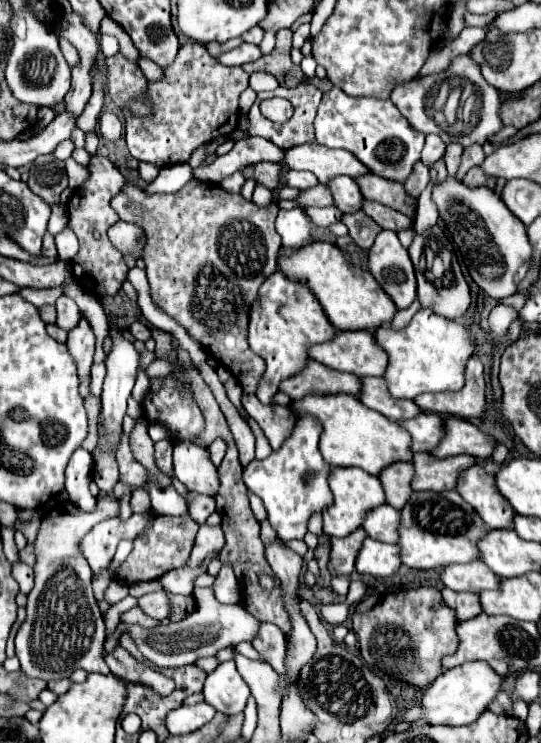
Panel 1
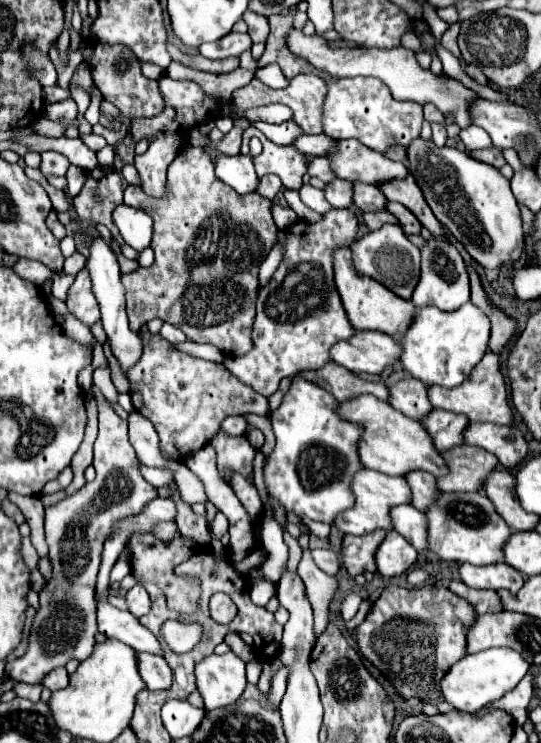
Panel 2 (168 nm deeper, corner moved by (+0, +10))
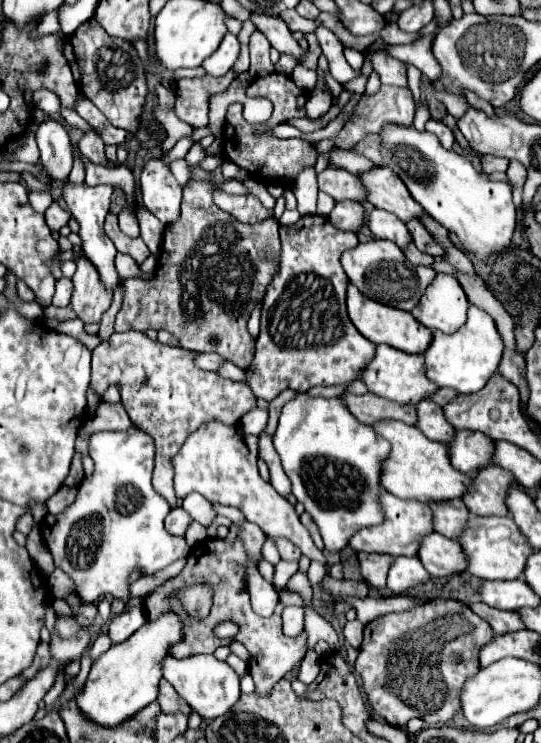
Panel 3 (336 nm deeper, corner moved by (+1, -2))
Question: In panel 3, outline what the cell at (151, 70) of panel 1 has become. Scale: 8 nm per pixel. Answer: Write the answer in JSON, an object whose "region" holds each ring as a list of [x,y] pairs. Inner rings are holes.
{"region":[[[253,32],[251,36],[251,42],[249,42],[249,50],[251,50],[251,68],[249,68],[249,74],[253,78],[259,78],[259,76],[267,76],[269,72],[273,72],[273,62],[269,60],[269,48],[271,44],[267,42],[267,38],[261,34],[261,32]]]}

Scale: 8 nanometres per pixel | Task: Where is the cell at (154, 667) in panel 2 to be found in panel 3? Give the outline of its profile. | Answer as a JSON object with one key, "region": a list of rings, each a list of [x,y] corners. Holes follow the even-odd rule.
{"region":[[[161,680],[159,684],[159,704],[163,712],[183,712],[183,714],[191,714],[191,708],[187,708],[187,702],[183,698],[179,698],[179,694],[175,692],[175,688],[167,682]]]}

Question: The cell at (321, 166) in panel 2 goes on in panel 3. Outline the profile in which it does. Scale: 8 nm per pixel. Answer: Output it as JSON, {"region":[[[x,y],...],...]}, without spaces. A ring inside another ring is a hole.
{"region":[[[329,166],[327,170],[319,172],[317,178],[319,178],[319,190],[329,194],[335,202],[341,202],[341,200],[363,202],[365,200],[363,182],[359,180],[359,176],[343,170],[343,168]]]}

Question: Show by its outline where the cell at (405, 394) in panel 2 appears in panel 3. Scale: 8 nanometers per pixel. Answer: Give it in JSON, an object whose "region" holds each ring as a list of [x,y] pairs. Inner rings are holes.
{"region":[[[421,400],[417,404],[419,422],[417,428],[429,438],[443,444],[451,442],[451,436],[455,436],[455,430],[451,424],[447,424],[447,418],[443,416],[443,408],[437,406],[433,400]]]}

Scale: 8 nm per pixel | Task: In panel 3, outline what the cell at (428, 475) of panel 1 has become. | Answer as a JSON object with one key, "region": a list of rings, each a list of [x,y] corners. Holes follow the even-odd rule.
{"region":[[[489,466],[475,474],[475,488],[463,496],[463,502],[467,508],[477,516],[509,516],[507,512],[507,488],[515,484],[515,476],[511,472]]]}

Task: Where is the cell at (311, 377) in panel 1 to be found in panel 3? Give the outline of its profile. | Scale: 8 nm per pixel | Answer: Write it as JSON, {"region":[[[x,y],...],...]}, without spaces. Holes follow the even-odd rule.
{"region":[[[367,392],[363,396],[343,394],[343,398],[345,398],[347,408],[351,410],[351,414],[363,424],[373,426],[375,422],[381,422],[381,420],[401,420],[405,424],[415,426],[415,420],[417,420],[415,406],[395,404],[391,400],[375,396],[371,392]]]}

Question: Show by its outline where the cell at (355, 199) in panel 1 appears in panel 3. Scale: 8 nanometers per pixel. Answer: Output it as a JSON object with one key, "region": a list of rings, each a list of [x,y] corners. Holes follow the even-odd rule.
{"region":[[[375,208],[373,212],[367,214],[367,226],[375,234],[375,238],[391,240],[401,250],[405,250],[413,242],[411,232],[407,230],[407,224],[395,216],[391,216],[391,212],[383,212],[383,210]]]}

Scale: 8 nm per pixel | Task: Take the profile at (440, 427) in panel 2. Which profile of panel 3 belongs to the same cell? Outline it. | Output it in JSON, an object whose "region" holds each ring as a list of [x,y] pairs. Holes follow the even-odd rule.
{"region":[[[457,430],[455,440],[449,444],[451,464],[457,470],[471,476],[481,468],[493,464],[493,452],[495,452],[495,440],[483,436],[483,432]]]}

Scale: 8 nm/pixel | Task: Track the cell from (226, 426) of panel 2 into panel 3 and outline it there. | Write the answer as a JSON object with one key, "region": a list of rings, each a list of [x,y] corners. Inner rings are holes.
{"region":[[[253,408],[251,412],[247,412],[247,416],[243,416],[241,420],[241,428],[245,434],[261,434],[267,426],[267,416],[269,412],[263,408]]]}

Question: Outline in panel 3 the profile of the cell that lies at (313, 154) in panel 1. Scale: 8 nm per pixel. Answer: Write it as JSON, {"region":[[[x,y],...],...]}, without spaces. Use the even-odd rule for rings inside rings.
{"region":[[[377,168],[359,176],[367,188],[367,202],[375,208],[393,212],[399,220],[415,220],[427,212],[411,198],[401,178],[389,168]]]}

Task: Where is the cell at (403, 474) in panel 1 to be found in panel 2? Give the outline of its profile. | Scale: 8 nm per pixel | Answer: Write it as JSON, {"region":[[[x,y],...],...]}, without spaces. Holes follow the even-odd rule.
{"region":[[[420,470],[410,472],[404,478],[406,478],[406,482],[410,486],[410,492],[412,492],[412,502],[410,504],[418,510],[426,510],[438,494],[436,478],[430,472],[420,472]]]}

